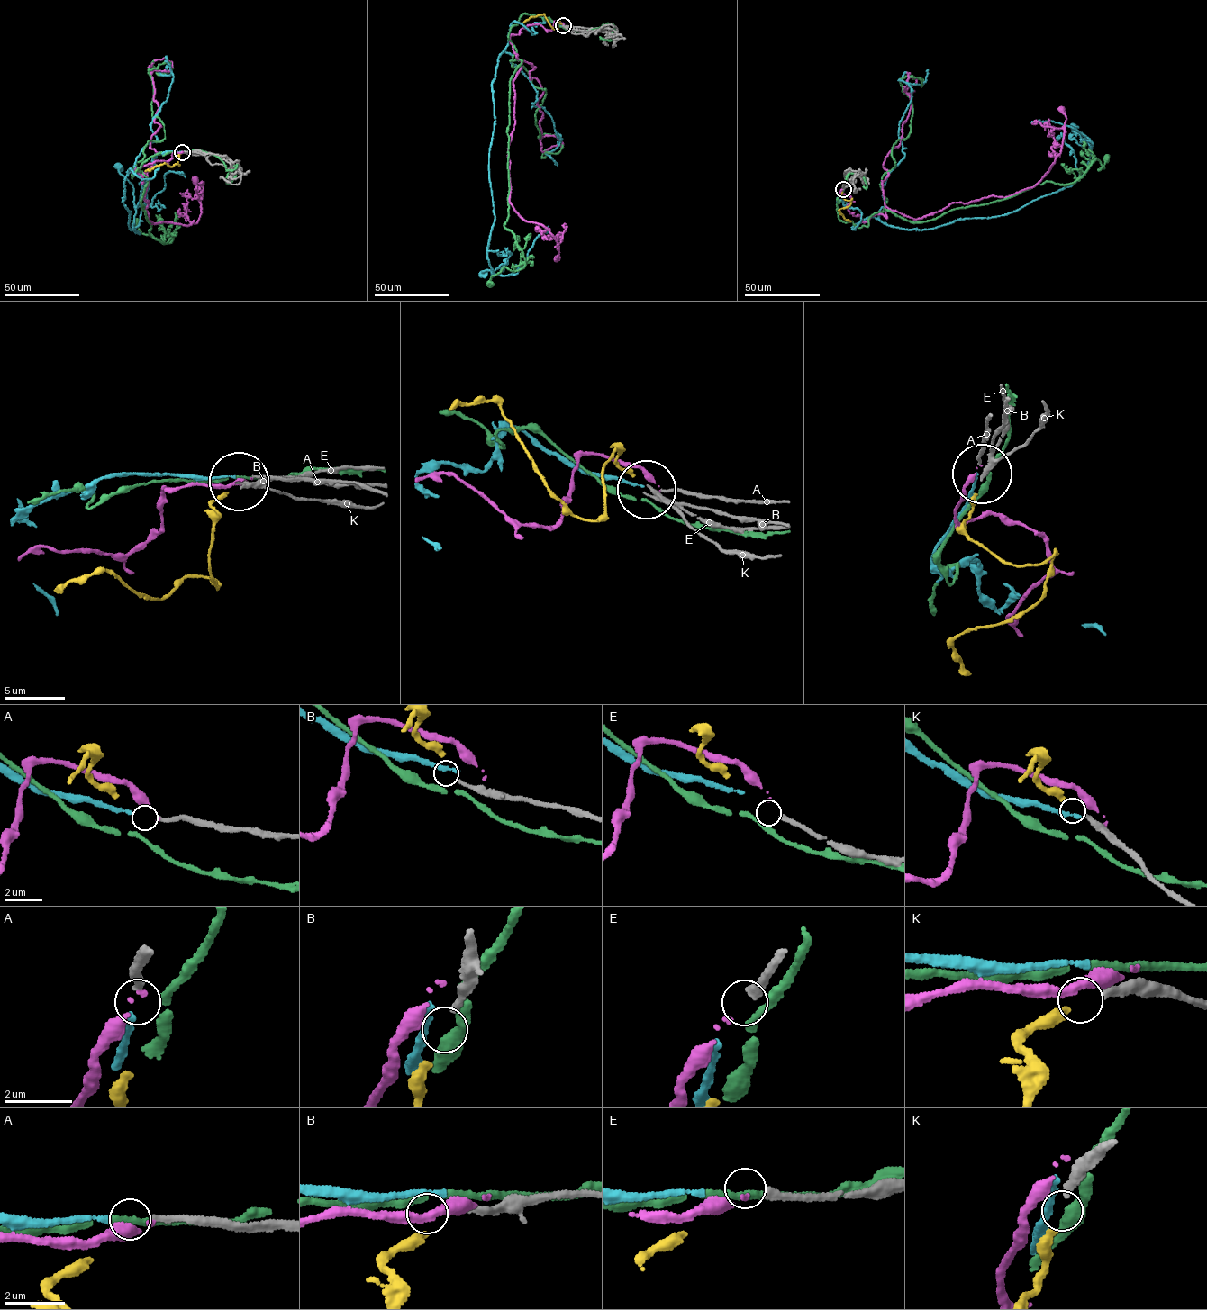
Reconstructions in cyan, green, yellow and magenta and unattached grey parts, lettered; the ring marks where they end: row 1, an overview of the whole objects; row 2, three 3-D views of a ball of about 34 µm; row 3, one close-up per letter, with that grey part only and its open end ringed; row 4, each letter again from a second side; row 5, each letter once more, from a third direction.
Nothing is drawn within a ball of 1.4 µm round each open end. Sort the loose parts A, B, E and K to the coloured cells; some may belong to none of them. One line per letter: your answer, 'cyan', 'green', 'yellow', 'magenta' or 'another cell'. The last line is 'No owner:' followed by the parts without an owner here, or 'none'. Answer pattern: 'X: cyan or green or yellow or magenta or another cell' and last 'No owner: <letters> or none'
A: cyan
B: another cell
E: magenta
K: yellow
No owner: B

